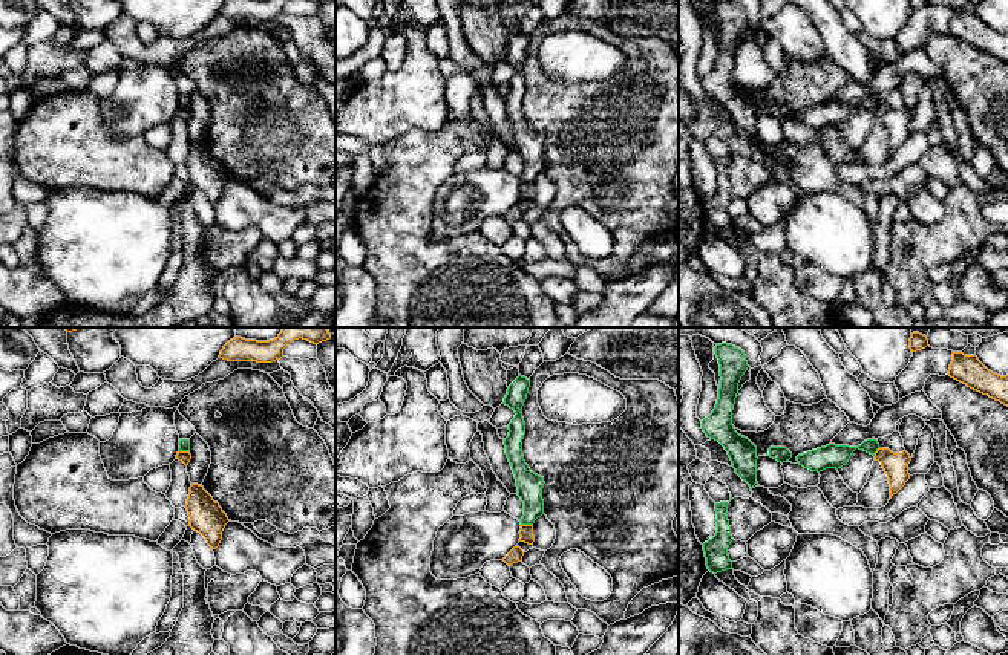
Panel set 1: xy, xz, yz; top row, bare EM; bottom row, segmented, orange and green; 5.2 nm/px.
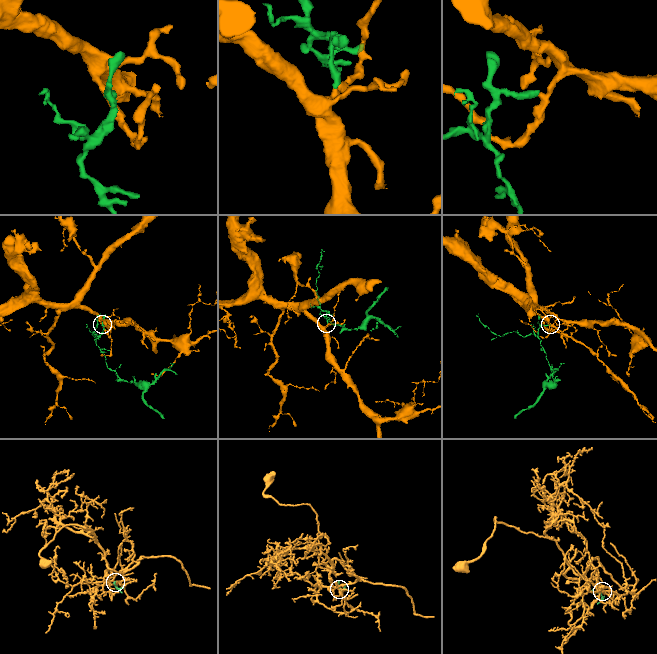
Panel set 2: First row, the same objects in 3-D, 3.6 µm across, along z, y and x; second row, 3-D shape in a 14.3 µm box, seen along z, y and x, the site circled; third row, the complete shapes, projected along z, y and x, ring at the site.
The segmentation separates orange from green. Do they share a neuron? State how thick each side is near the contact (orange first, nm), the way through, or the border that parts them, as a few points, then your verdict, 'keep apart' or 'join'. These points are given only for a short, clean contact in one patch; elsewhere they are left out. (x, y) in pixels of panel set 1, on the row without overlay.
70 nm thick on the orange side, 130 nm on the other; border along xz (521, 181), (532, 182); keep apart

